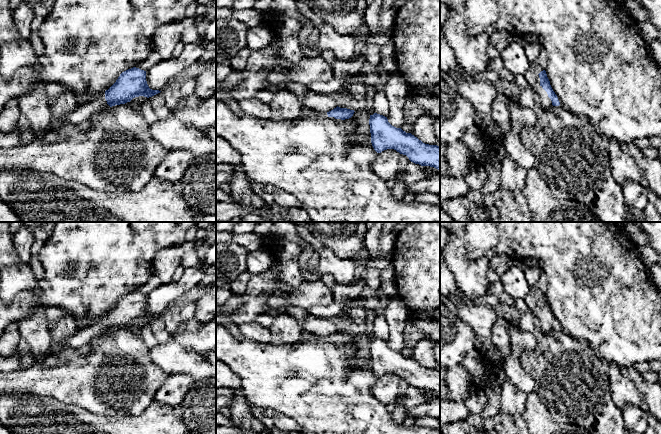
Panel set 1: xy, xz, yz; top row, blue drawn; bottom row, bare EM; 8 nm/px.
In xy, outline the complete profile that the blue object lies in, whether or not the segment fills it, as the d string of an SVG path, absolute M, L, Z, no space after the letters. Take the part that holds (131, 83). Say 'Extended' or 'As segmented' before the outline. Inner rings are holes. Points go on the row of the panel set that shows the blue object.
Extended. M133 67L120 74L116 82L105 91L105 97L89 98L75 110L68 112L59 120L52 119L52 129L56 130L67 124L79 124L108 107L125 104L133 98L152 97L161 91L149 88L146 81L146 71Z

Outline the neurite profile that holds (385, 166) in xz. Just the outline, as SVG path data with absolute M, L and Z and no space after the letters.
M387 149L378 153L377 158L371 166L373 172L385 181L396 179L399 171L400 155L394 149Z

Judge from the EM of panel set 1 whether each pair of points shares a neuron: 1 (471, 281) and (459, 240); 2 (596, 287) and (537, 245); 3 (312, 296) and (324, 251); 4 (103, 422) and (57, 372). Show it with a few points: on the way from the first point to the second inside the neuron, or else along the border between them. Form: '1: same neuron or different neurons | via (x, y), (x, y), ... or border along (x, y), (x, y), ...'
1: same neuron | via (465, 271), (459, 265), (459, 250)
2: same neuron | via (581, 272), (552, 245)
3: different neurons | border along (308, 275), (318, 277)
4: different neurons | border along (73, 404), (104, 415)

